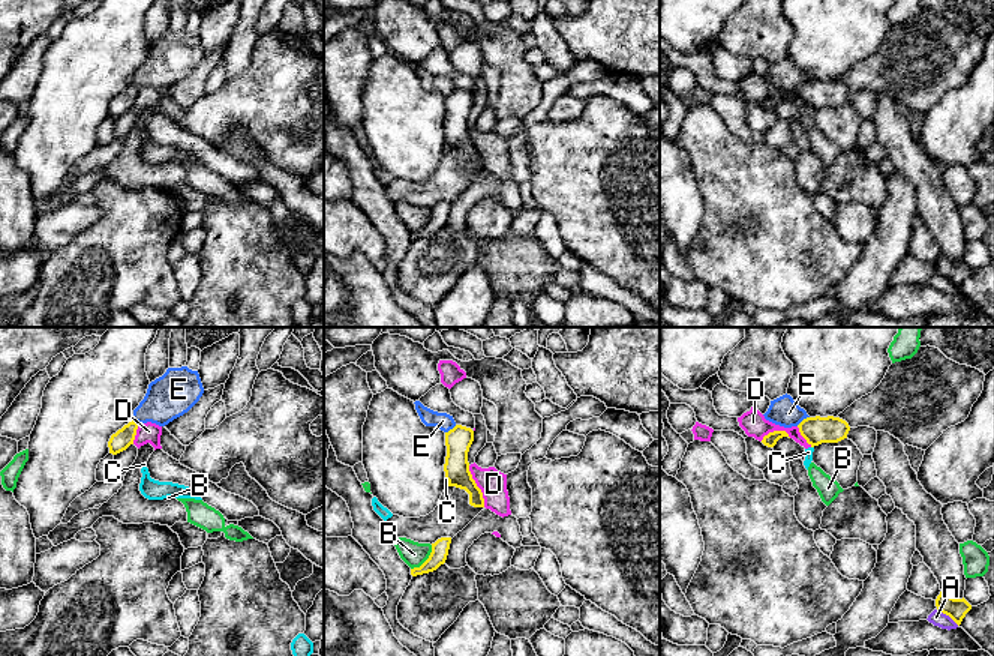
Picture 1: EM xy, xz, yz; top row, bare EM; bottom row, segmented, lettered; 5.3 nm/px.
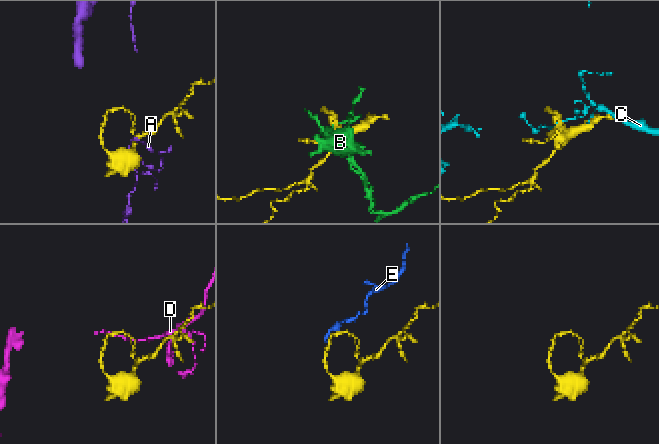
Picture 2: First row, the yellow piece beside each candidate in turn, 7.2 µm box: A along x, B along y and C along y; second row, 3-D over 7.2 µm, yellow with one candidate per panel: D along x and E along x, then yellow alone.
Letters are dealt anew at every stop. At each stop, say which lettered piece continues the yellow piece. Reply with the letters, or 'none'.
none

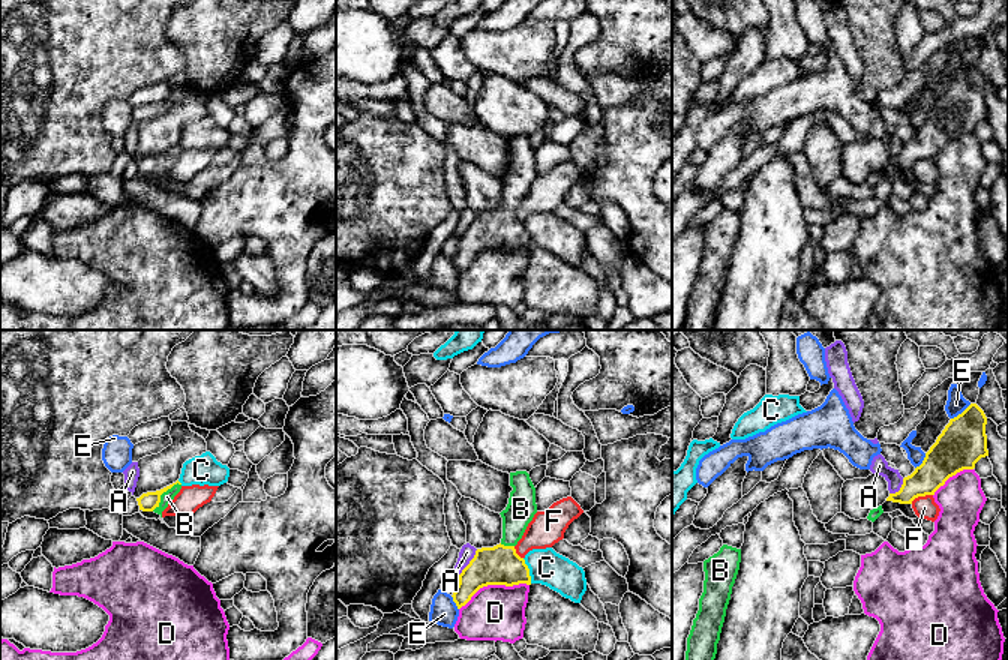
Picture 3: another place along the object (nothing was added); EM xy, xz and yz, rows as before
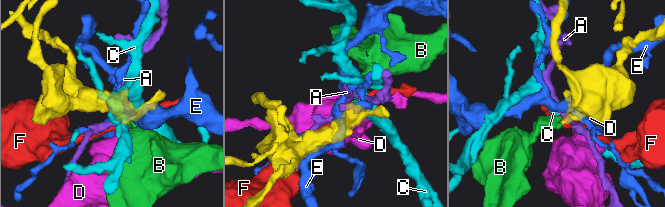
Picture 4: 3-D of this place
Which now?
B

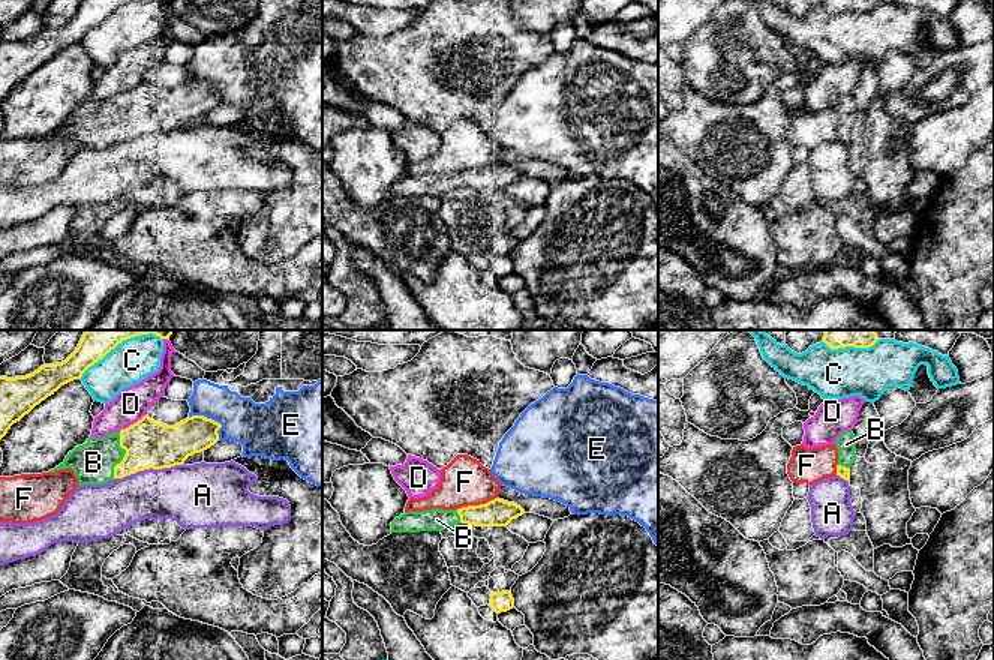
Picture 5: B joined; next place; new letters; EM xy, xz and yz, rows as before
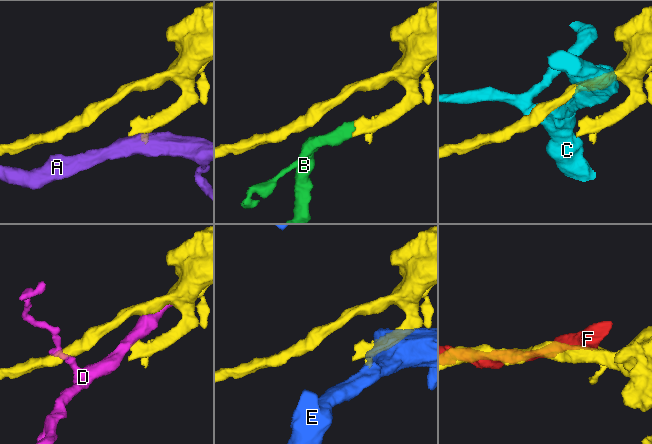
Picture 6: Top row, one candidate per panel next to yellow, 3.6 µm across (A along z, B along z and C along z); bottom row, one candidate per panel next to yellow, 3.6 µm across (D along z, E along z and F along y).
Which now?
B

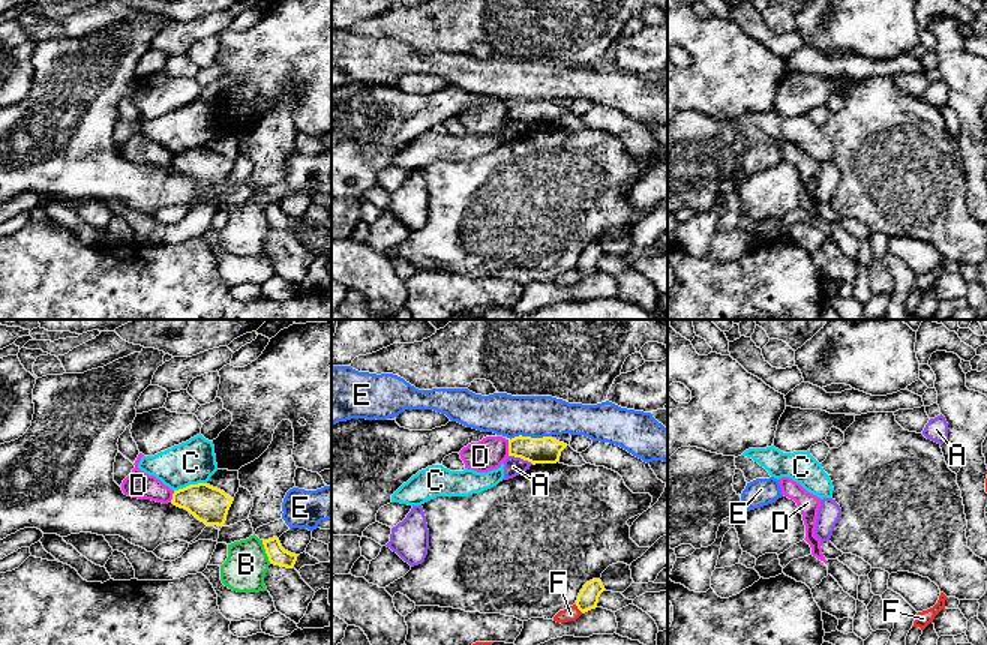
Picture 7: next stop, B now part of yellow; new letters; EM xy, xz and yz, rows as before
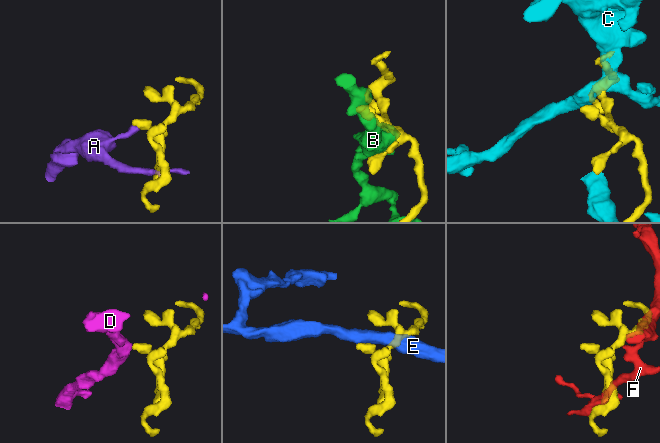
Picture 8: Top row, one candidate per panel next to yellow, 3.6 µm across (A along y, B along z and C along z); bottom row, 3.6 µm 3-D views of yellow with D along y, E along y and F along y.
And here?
none

